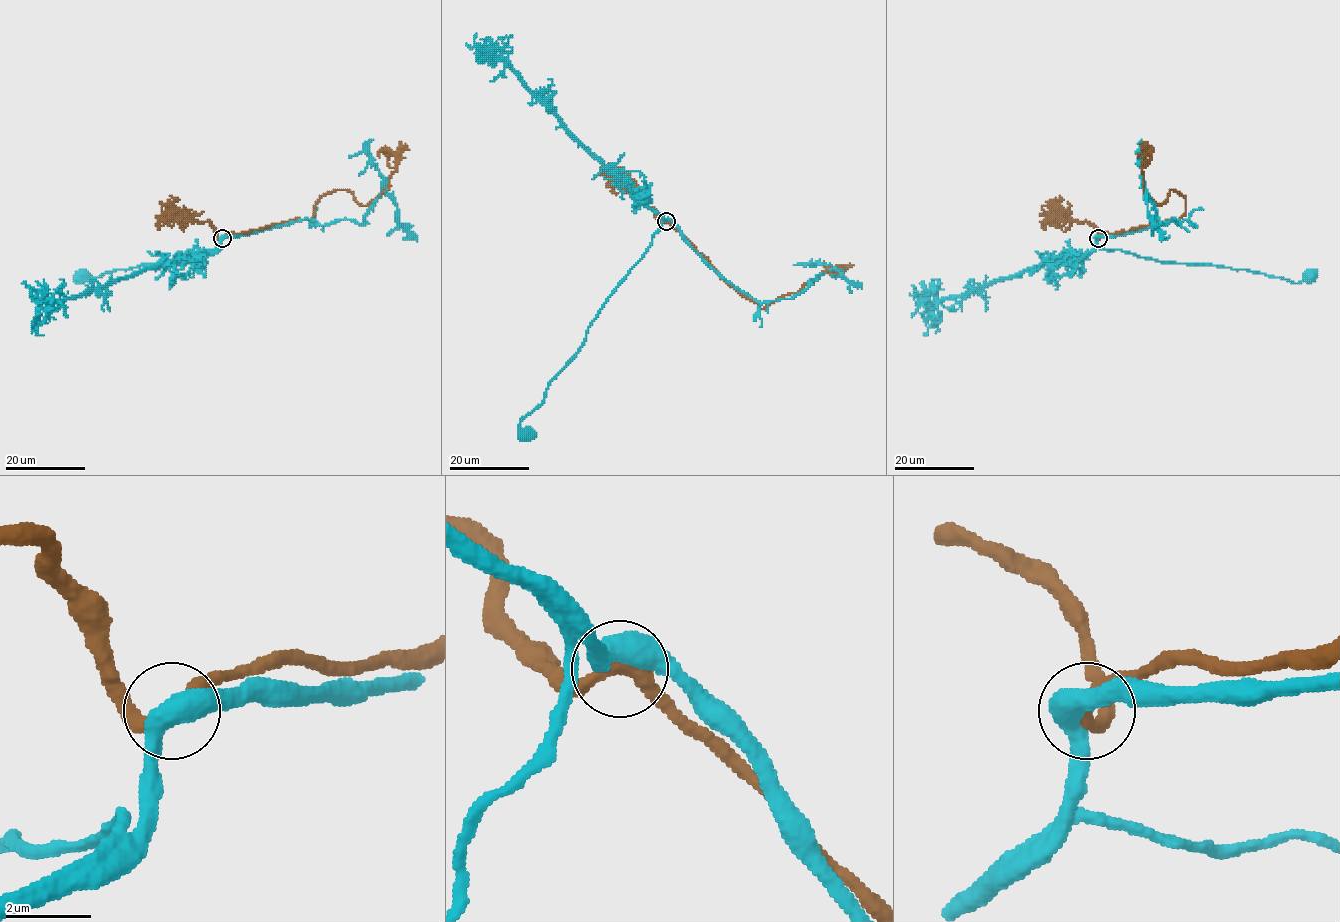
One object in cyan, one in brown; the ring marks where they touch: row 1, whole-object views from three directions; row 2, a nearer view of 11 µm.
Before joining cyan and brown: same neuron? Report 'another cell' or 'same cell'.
another cell

